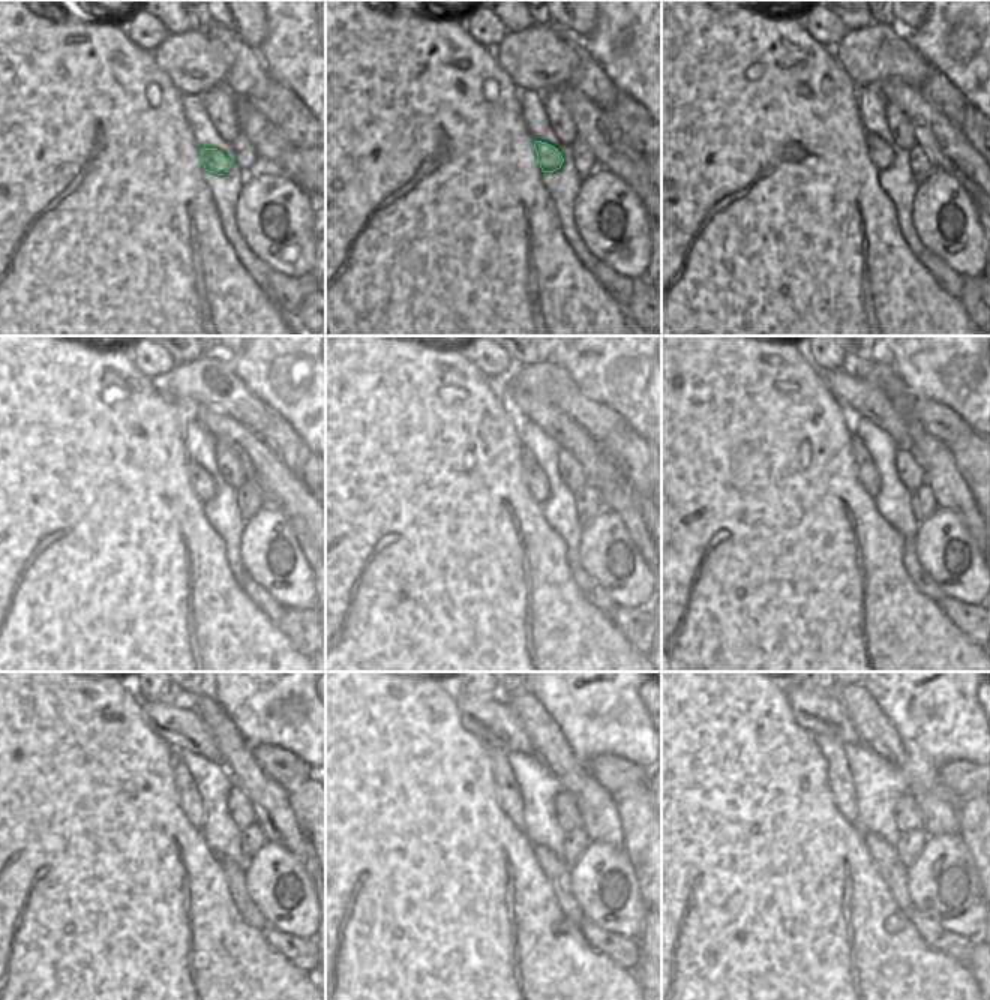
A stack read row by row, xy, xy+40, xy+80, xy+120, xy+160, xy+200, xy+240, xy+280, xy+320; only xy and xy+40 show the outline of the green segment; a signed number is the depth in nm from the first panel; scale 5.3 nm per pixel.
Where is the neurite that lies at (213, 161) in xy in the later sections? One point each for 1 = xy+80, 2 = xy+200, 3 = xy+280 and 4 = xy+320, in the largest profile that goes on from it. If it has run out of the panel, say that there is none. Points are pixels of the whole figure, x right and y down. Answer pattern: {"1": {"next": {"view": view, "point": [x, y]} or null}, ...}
{"1": {"next": {"view": "xy+80", "point": [881, 155]}}, "2": {"next": {"view": "xy+200", "point": [867, 474]}}, "3": {"next": {"view": "xy+280", "point": [507, 793]}}, "4": {"next": {"view": "xy+320", "point": [840, 784]}}}

